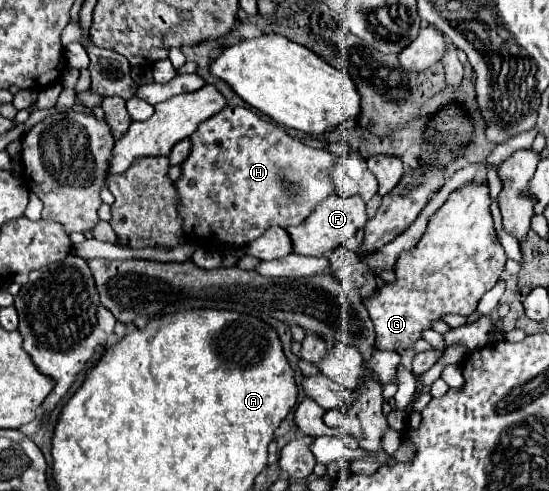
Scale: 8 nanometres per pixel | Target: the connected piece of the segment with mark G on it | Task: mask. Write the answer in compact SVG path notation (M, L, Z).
M470 181L450 193L448 201L430 217L428 227L410 253L402 253L396 263L396 283L386 283L372 299L364 299L376 325L378 349L406 349L422 337L430 321L444 313L470 315L480 297L490 291L506 263L506 253L494 243L494 223L490 213L488 183Z

